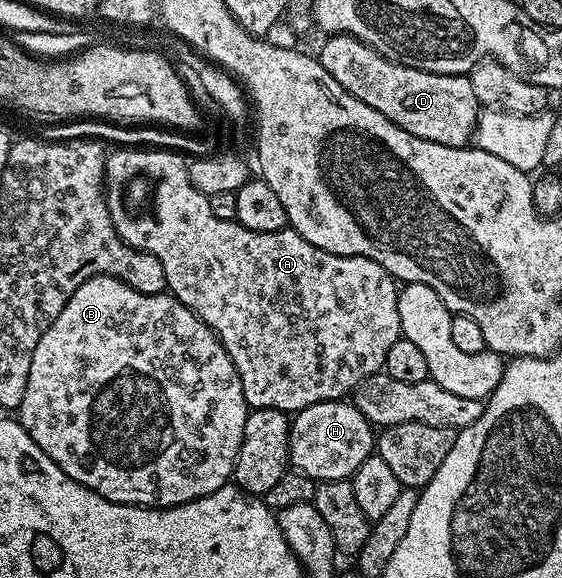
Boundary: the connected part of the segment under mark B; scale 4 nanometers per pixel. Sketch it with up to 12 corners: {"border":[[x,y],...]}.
{"border":[[74,289],[18,421],[159,509],[232,479],[249,410],[170,293]]}

